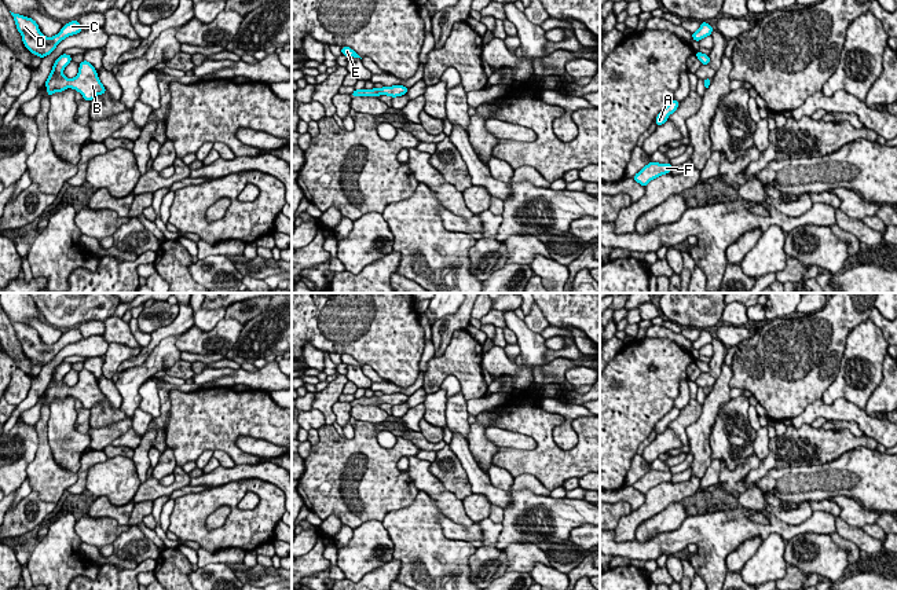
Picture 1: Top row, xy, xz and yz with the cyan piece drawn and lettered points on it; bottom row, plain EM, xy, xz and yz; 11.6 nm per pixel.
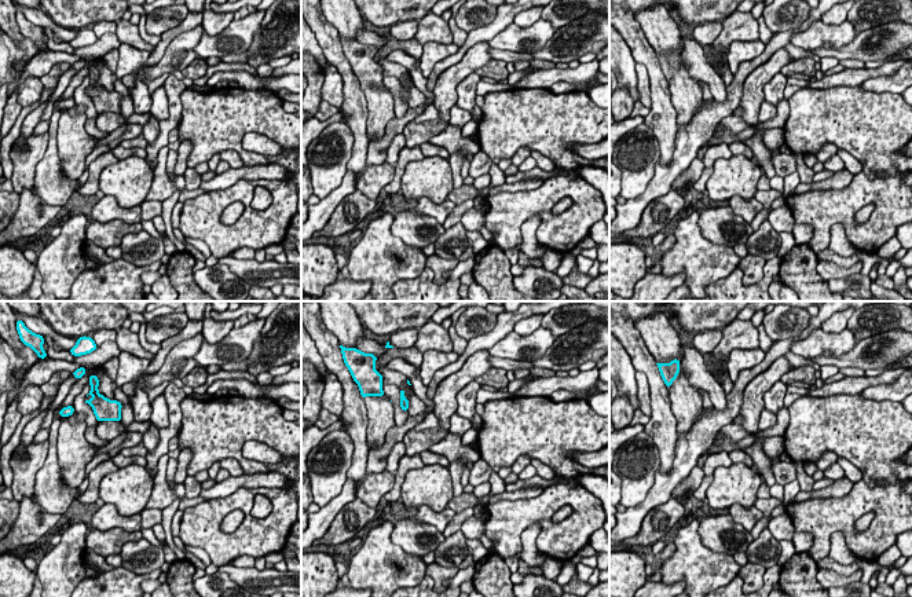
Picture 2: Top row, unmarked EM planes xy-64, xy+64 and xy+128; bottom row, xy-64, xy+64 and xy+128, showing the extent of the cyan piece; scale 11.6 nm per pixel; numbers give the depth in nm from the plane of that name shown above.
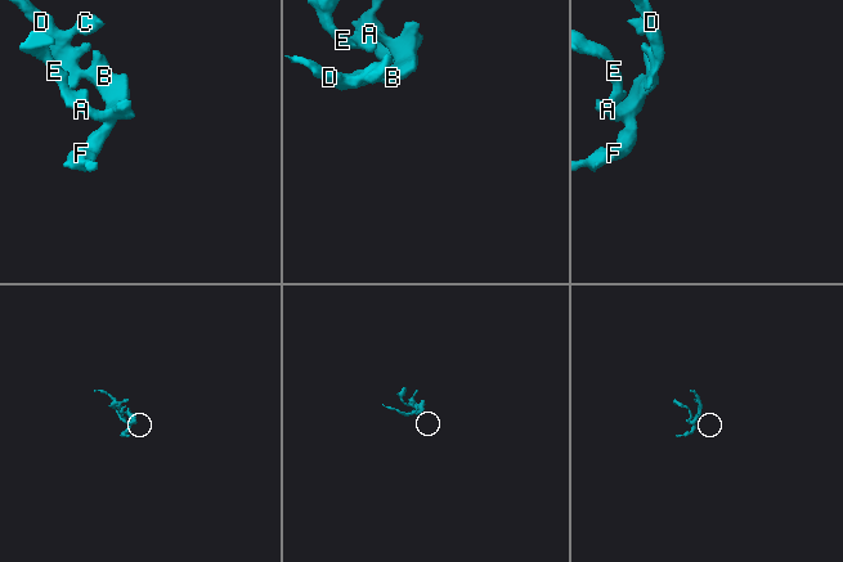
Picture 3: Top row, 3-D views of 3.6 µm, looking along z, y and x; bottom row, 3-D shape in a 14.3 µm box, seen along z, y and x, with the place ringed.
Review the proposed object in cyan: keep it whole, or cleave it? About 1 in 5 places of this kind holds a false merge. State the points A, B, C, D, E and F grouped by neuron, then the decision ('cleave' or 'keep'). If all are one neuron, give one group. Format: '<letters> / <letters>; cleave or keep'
A B C D E F; keep

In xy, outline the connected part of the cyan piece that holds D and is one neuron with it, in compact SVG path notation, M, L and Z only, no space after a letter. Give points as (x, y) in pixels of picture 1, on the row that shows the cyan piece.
M11 12L11 15L15 21L18 32L22 36L26 50L41 59L50 55L62 40L83 32L80 22L72 21L63 25L58 34L47 37L40 32L34 19L14 12Z

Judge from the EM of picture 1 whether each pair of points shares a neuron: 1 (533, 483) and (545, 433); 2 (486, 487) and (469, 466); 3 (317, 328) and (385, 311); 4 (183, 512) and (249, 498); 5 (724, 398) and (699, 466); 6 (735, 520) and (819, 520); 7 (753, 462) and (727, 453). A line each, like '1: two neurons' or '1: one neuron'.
1: two neurons
2: one neuron
3: one neuron
4: two neurons
5: one neuron
6: one neuron
7: two neurons

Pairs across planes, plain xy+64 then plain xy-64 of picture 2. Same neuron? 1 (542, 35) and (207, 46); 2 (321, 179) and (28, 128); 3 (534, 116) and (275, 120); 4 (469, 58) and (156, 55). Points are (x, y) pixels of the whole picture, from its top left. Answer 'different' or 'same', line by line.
1: same
2: different
3: same
4: different

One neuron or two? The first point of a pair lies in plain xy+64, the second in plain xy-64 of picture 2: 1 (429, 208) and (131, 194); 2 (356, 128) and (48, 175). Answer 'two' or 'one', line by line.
1: two
2: one

